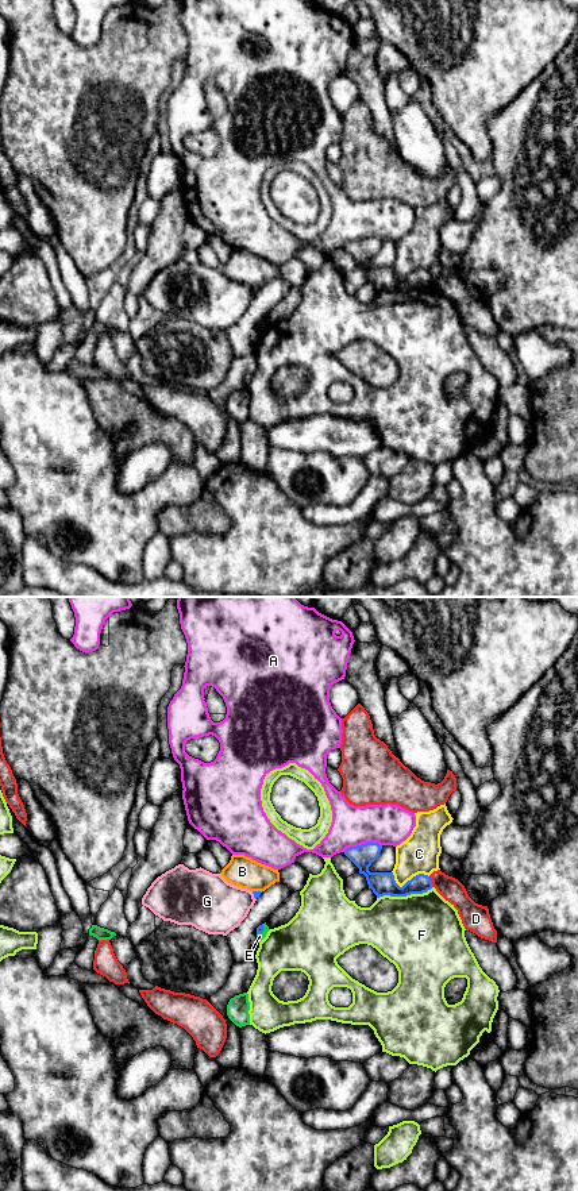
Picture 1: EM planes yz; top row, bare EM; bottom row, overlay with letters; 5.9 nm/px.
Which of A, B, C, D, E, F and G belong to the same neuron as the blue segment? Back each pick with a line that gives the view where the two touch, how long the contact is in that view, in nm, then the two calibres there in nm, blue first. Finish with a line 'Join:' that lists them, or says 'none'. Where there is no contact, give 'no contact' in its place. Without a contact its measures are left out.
Join: none

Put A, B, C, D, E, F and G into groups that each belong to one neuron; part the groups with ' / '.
A / B / C / D / E / F / G

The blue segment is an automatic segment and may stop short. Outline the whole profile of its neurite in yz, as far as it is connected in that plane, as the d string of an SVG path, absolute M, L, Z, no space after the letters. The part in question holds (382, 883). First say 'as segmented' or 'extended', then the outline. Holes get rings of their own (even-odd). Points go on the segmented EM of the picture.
as segmented; M366 843L357 847L350 847L344 855L359 868L359 874L366 876L369 889L377 895L406 897L411 894L423 894L432 889L432 882L428 875L419 874L400 887L393 872L370 872L369 867L379 856L382 845L378 843Z

